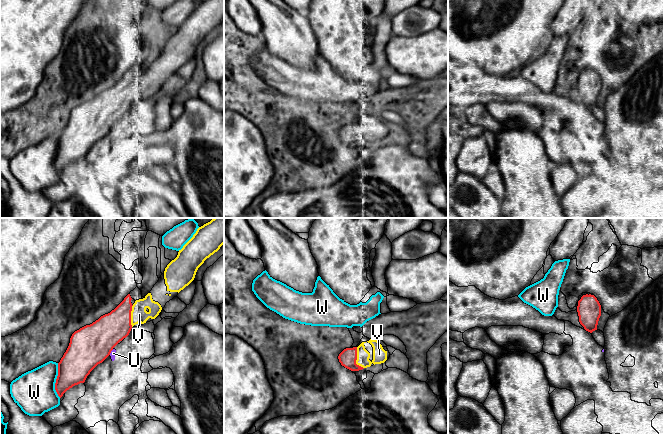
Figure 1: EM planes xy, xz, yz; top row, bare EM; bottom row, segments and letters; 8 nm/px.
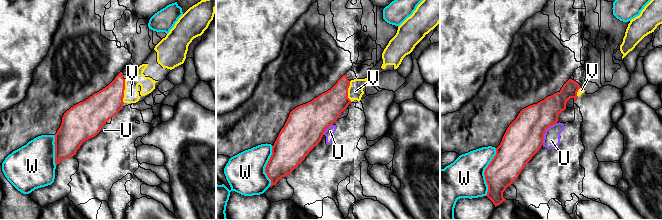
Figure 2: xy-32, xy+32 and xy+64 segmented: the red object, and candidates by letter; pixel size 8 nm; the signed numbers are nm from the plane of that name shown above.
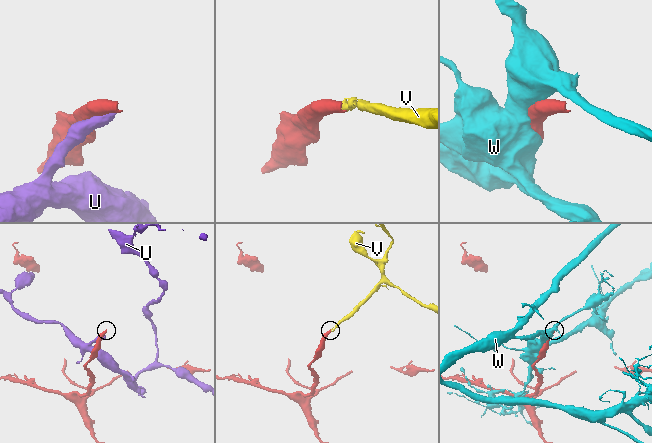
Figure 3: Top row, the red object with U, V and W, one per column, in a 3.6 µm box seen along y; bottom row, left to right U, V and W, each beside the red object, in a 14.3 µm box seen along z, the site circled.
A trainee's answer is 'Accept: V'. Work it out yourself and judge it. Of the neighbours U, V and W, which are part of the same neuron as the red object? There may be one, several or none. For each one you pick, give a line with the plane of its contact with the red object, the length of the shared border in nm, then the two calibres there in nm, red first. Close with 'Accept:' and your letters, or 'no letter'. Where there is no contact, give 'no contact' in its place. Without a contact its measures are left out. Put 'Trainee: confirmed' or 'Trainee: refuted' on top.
Trainee: confirmed
V: meets red in xz; contact 190 nm long; 140 nm thick on the red side, 110 nm on the other
Accept: V

